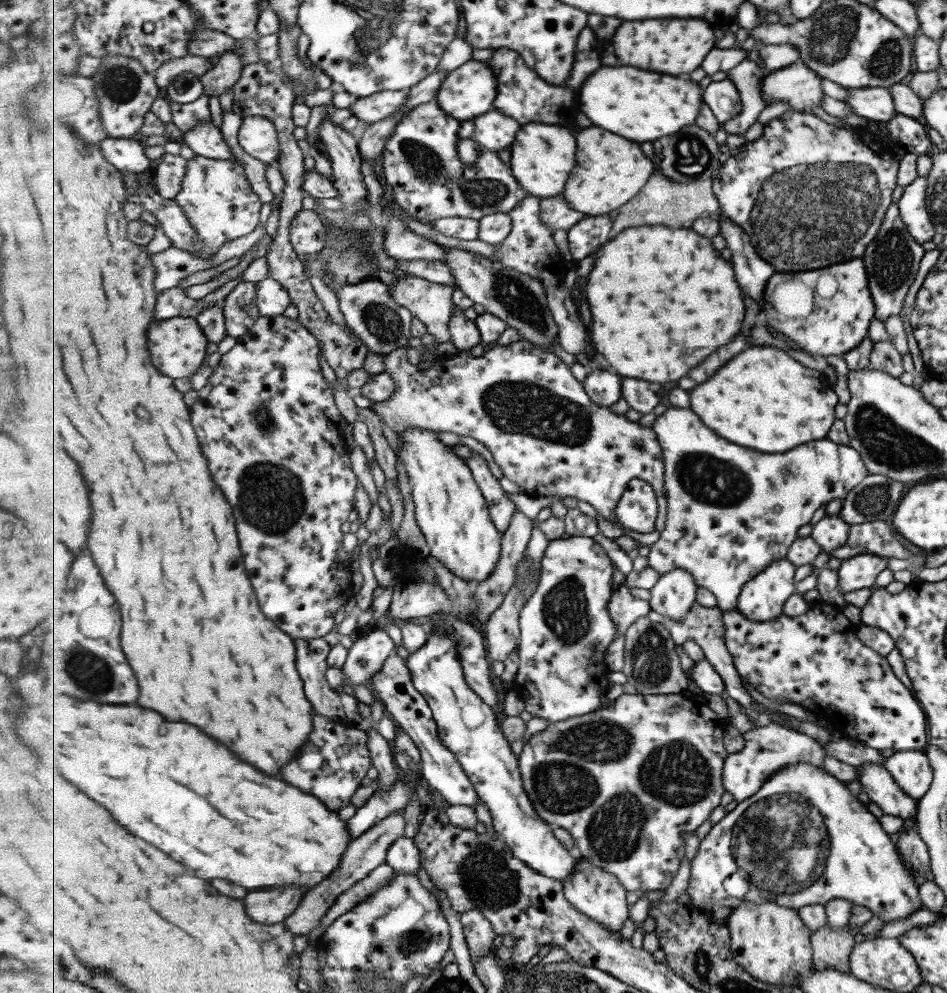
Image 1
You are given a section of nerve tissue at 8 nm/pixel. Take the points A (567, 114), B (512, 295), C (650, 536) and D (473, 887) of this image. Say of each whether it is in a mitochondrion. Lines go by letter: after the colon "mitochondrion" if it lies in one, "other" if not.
A: other
B: mitochondrion
C: other
D: mitochondrion

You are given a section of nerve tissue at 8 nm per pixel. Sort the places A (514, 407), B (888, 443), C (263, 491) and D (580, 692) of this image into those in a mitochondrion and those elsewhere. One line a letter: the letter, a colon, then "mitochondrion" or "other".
A: mitochondrion
B: mitochondrion
C: mitochondrion
D: other

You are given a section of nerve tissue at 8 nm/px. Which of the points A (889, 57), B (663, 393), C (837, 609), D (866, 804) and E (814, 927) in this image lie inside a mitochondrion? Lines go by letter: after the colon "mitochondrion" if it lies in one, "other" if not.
A: mitochondrion
B: other
C: other
D: other
E: other

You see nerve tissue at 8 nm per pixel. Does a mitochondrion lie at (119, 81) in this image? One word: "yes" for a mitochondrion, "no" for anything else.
yes

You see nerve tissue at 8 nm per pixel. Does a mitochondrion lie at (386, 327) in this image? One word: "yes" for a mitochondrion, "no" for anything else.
yes

